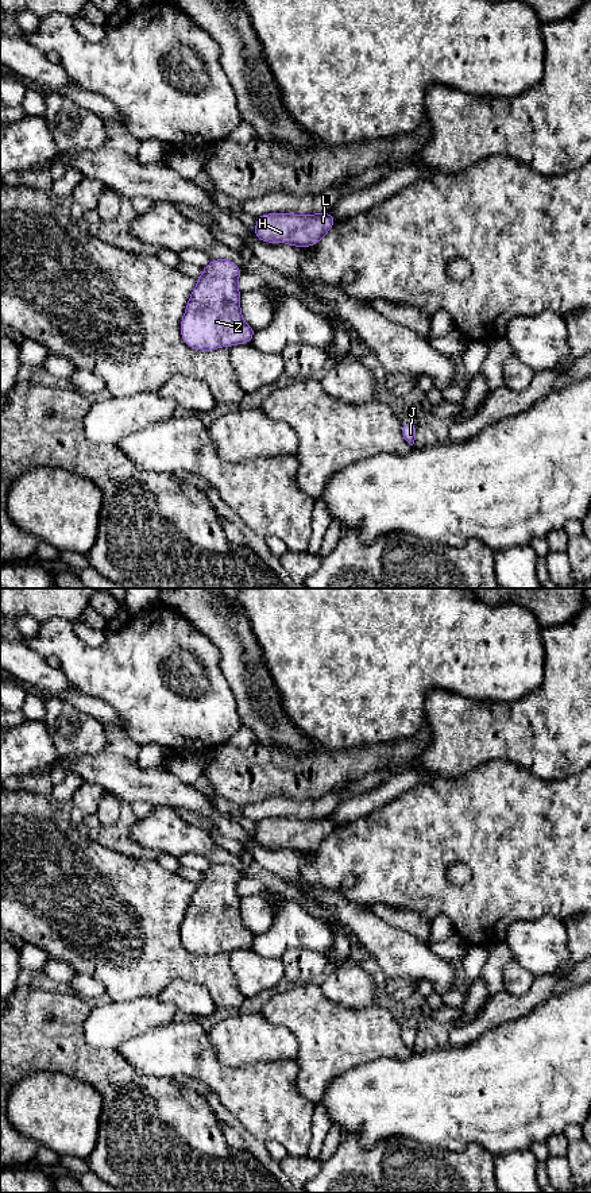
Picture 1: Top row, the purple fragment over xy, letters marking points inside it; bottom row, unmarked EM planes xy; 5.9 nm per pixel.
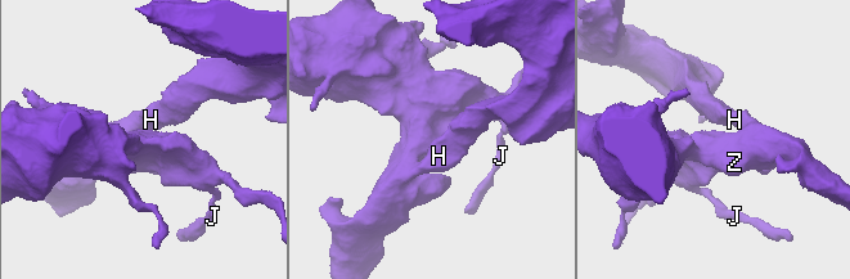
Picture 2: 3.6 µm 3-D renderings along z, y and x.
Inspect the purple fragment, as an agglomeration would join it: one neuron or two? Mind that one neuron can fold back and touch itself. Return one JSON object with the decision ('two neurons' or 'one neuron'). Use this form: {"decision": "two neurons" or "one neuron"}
{"decision": "one neuron"}

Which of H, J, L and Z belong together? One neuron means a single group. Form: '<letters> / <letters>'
H J L Z

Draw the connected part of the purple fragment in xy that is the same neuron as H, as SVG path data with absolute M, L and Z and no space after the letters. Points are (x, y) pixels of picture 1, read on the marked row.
M331 212L313 215L266 213L256 216L256 225L252 232L264 243L313 247L331 231L336 221Z

